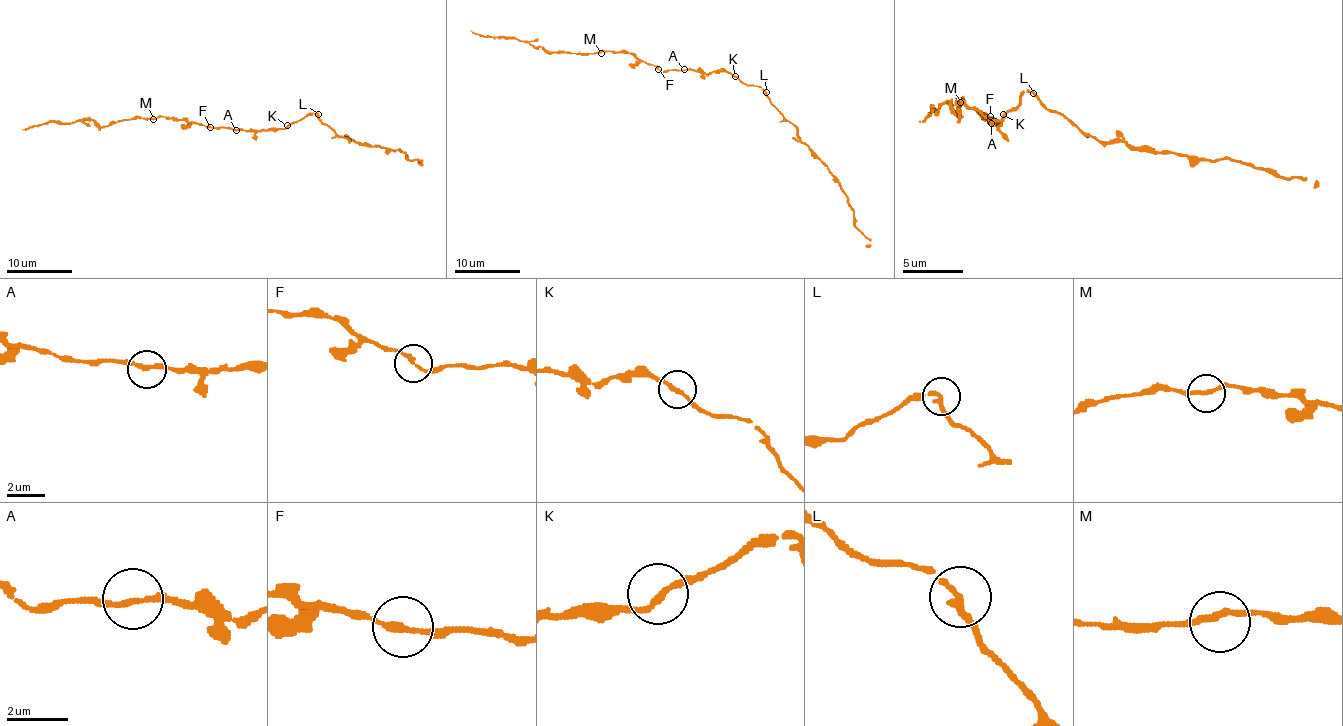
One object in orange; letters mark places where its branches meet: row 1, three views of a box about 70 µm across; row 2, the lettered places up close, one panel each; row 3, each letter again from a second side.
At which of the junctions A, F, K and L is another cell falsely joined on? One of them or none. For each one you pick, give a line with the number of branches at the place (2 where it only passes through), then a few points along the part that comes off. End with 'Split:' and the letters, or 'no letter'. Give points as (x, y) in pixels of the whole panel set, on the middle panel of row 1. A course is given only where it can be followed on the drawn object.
Split: no letter

